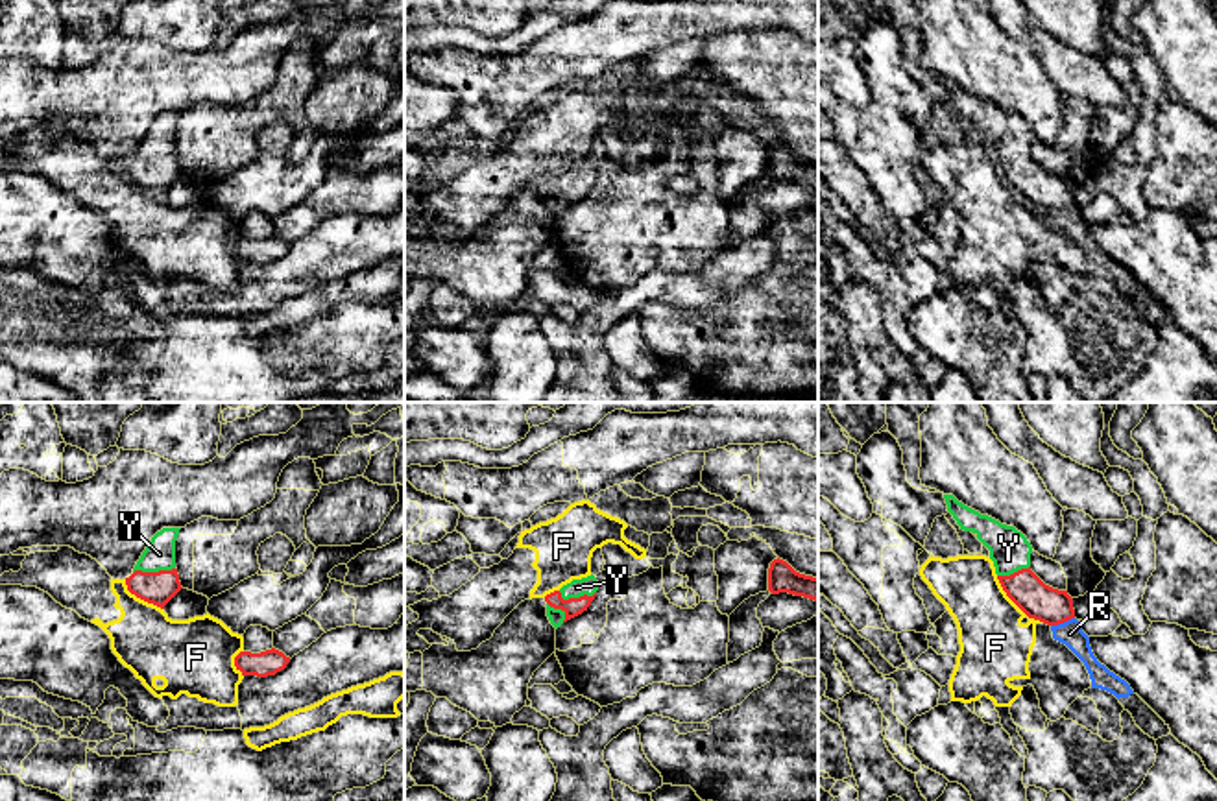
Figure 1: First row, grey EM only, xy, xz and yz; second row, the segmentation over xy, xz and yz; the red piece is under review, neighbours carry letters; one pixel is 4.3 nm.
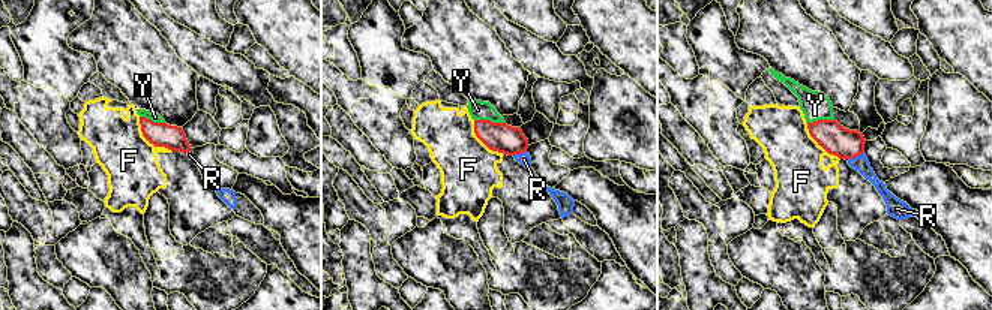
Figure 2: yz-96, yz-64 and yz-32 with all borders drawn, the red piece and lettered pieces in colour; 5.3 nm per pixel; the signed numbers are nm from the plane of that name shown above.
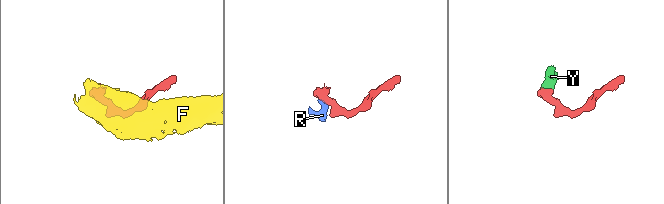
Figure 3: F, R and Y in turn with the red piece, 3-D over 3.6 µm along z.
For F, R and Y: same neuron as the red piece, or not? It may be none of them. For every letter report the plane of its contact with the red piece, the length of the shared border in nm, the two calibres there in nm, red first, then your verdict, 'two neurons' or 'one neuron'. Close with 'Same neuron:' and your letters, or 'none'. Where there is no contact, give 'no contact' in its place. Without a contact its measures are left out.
F: meets red in yz; contact 280 nm long; 160 nm thick on the red side, 300 nm on the other; two neurons
R: meets red in yz; contact 110 nm long; 160 nm thick on the red side, 110 nm on the other; one neuron
Y: meets red in xy; contact 190 nm long; 140 nm thick on the red side, 140 nm on the other; one neuron
Same neuron: R, Y

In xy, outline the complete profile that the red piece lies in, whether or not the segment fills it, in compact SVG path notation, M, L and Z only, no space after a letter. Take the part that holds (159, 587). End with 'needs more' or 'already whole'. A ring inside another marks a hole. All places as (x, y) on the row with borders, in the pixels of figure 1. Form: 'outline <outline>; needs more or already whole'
outline M181 528L157 532L133 574L126 578L127 591L161 609L183 589L175 568L175 541Z; needs more

